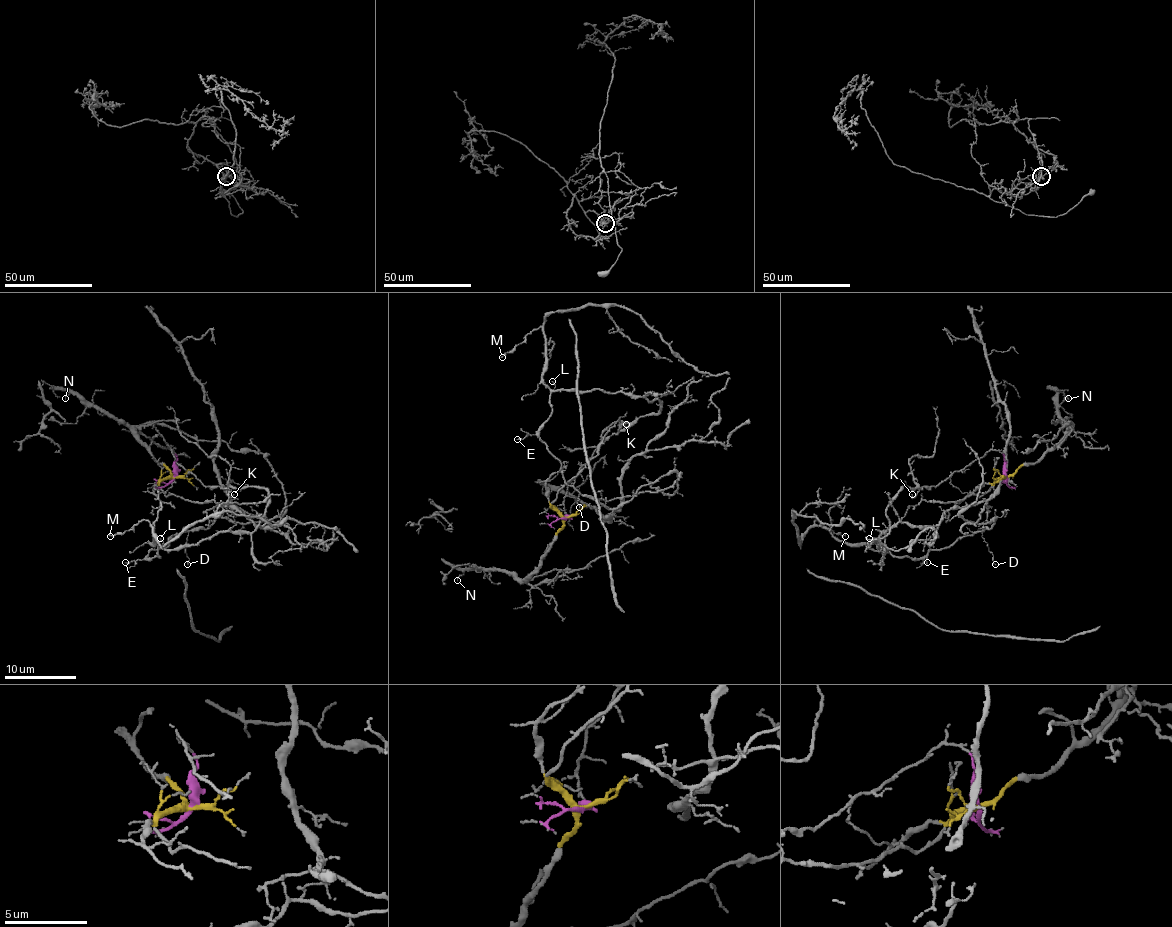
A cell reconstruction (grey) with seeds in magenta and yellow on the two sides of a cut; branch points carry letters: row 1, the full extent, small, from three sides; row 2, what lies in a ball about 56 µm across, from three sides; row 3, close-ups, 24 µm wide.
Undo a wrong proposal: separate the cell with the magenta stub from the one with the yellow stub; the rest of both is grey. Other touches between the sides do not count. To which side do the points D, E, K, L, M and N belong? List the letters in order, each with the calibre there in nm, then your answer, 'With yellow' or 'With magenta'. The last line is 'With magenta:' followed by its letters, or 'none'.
D: Thickness 100 nm. With magenta
E: Thickness 110 nm. With magenta
K: Thickness 120 nm. With magenta
L: Thickness 90 nm. With magenta
M: Thickness 140 nm. With magenta
N: Thickness 140 nm. With yellow
With magenta: D, E, K, L, M

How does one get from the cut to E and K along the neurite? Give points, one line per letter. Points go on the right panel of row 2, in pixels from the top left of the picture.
E: (1006, 477), (1004, 456), (988, 451), (936, 486), (904, 486), (897, 493), (877, 549), (927, 563)
K: (1006, 477), (1004, 456), (997, 451), (988, 451), (954, 470), (936, 486), (924, 486), (913, 497), (911, 493)

